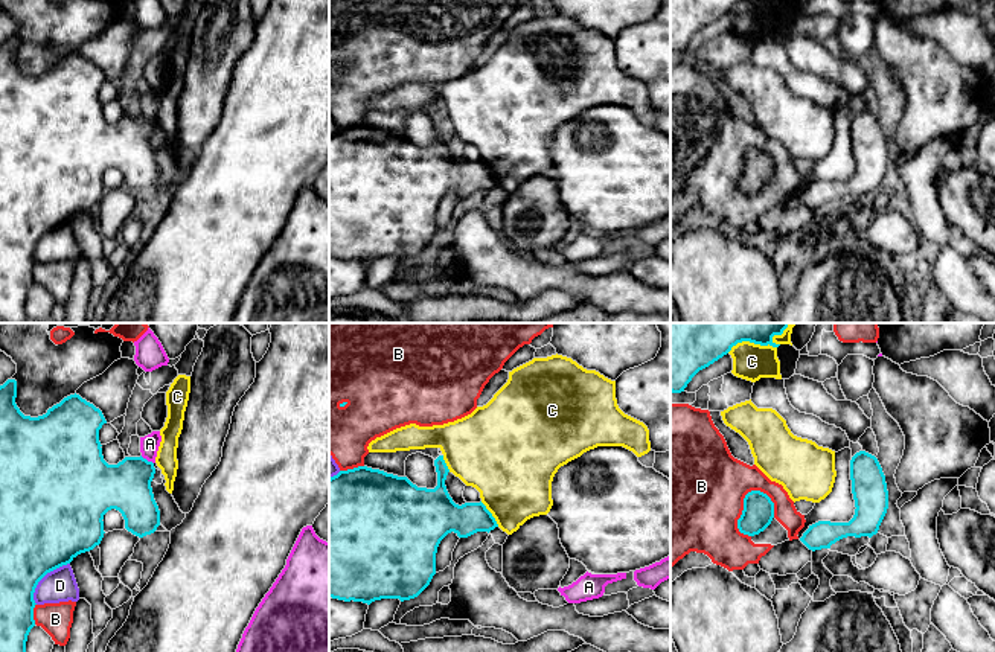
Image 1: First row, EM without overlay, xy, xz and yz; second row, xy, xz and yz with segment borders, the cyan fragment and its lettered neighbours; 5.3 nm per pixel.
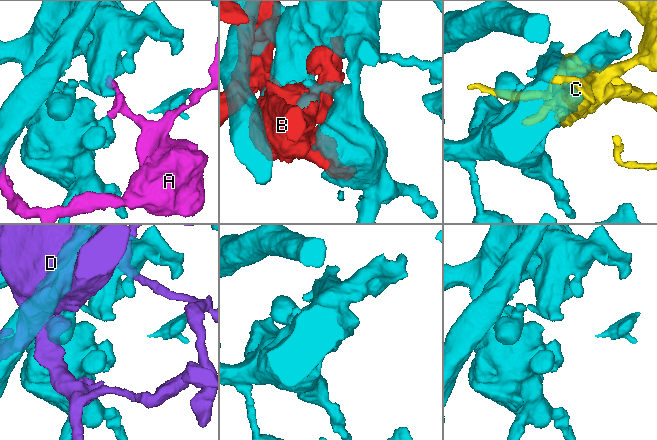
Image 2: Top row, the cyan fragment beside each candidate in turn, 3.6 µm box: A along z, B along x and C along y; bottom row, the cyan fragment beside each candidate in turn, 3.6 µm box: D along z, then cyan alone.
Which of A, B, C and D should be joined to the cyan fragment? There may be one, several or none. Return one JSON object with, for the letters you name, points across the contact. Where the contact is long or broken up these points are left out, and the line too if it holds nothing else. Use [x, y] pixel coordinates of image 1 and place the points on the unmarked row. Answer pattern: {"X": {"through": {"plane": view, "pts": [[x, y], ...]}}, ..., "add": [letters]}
{"add": []}

